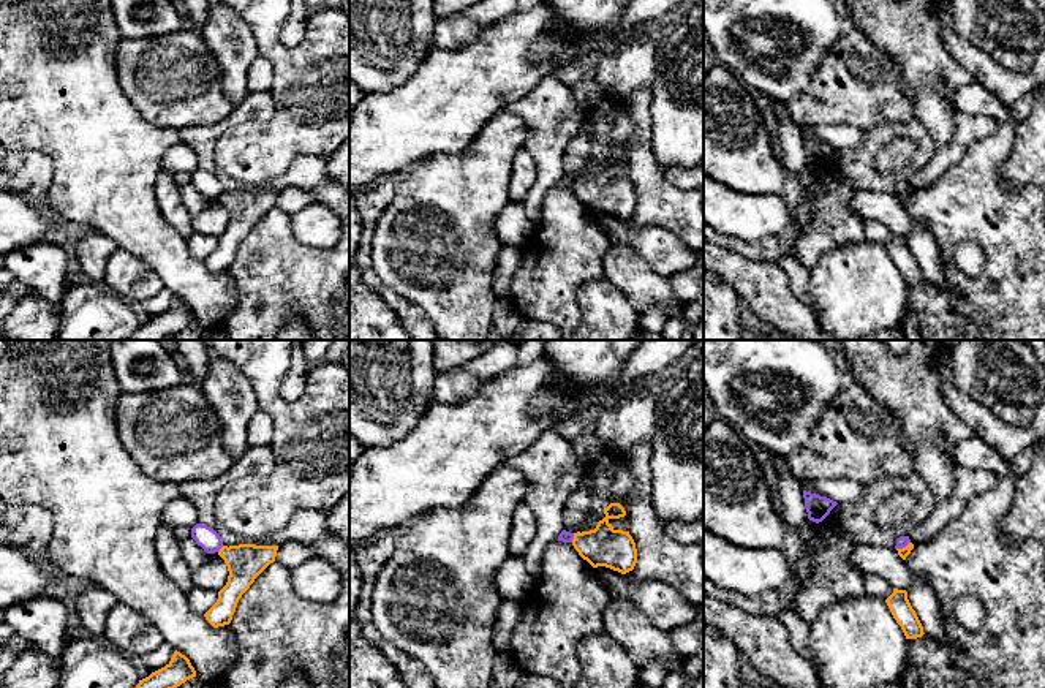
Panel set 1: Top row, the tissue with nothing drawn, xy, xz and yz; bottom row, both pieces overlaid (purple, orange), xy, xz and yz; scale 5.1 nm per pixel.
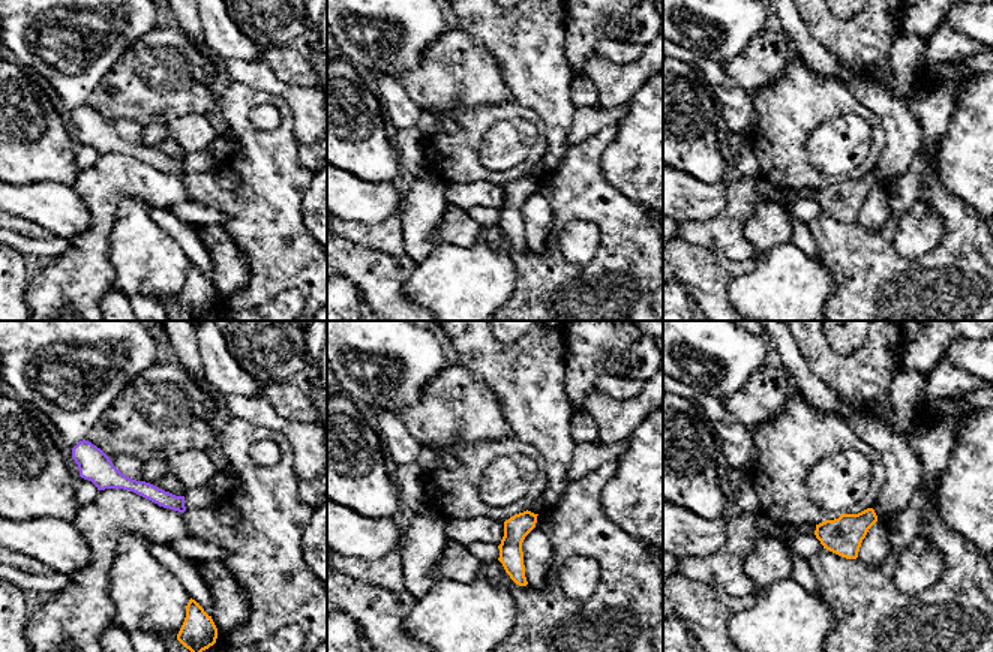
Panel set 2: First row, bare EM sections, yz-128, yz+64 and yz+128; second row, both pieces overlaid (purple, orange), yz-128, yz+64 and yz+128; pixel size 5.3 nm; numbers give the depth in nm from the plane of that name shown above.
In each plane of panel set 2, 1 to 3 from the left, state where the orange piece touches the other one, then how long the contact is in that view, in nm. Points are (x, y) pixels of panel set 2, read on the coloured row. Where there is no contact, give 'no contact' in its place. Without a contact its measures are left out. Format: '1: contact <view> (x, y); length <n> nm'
1: no contact
2: no contact
3: no contact

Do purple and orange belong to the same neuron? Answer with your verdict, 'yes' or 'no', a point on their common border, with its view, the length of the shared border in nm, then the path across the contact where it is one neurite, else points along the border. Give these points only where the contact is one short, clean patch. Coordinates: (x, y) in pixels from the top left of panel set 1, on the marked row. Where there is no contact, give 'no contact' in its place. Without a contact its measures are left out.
no; meets purple in xz at (573, 538); contact 50 nm long; border along xz (574, 533), (571, 541)

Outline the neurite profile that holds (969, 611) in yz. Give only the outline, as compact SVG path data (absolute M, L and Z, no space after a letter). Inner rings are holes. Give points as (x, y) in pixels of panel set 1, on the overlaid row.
M961 593L952 607L952 614L963 628L977 631L983 625L985 607L979 596Z

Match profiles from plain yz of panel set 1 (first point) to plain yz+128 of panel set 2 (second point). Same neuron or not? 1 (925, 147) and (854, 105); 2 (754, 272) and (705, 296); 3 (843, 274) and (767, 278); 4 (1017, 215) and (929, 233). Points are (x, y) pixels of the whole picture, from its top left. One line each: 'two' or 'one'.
1: one
2: one
3: one
4: two

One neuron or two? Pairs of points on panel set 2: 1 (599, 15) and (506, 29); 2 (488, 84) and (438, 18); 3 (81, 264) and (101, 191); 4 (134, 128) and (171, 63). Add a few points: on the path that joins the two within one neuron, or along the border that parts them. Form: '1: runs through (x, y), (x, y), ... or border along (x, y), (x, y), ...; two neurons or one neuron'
1: border along (563, 15), (564, 56); two neurons
2: border along (453, 24), (422, 53); two neurons
3: runs through (90, 246), (101, 227), (101, 209); one neuron
4: border along (108, 119), (131, 119), (141, 126); two neurons

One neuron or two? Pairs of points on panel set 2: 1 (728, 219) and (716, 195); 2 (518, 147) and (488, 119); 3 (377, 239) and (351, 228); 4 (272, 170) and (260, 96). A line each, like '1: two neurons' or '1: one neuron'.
1: two neurons
2: two neurons
3: one neuron
4: one neuron

